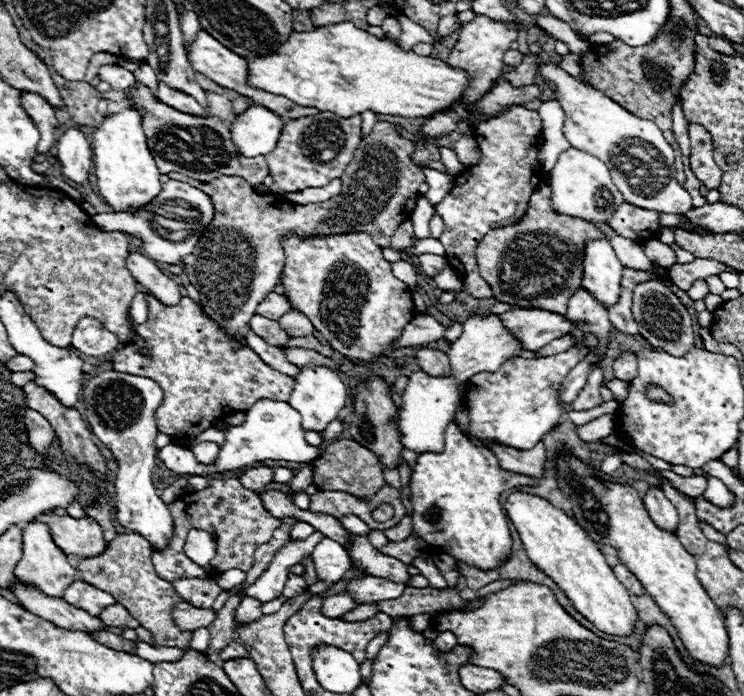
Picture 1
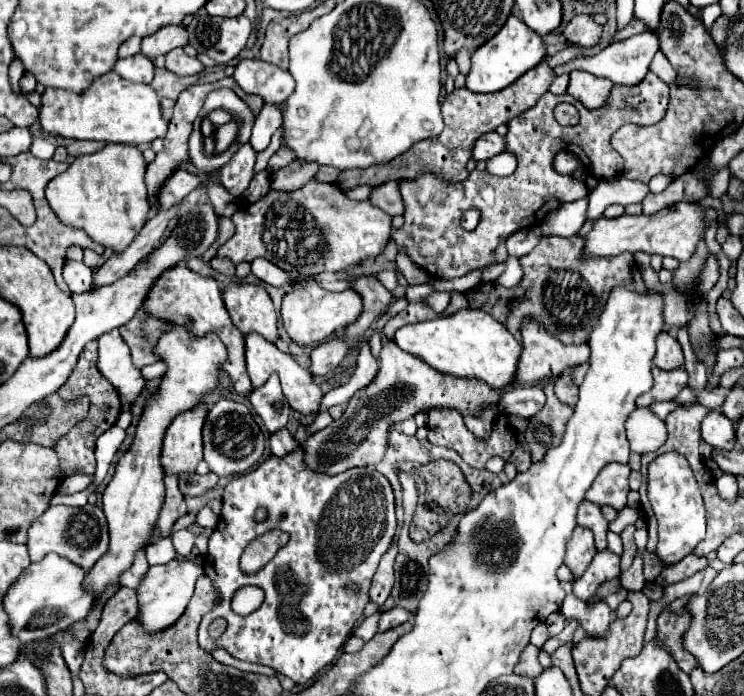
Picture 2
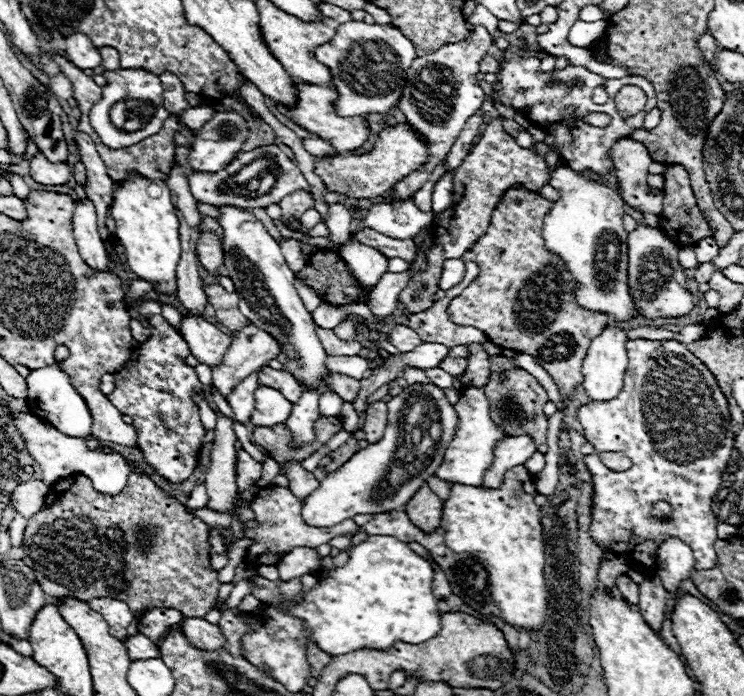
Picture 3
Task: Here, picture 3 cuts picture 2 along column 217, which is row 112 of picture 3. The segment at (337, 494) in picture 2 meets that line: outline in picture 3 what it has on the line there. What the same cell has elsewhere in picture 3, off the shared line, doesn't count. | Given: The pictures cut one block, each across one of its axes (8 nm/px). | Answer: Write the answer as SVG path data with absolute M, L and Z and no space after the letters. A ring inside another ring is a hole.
M506 54L506 60L502 60L502 72L500 72L500 90L498 96L504 104L510 104L516 110L524 110L528 120L536 126L540 126L544 132L552 132L556 136L556 146L562 148L562 156L564 156L564 164L570 166L576 172L596 172L596 174L606 174L608 170L612 170L612 162L610 162L610 148L620 140L620 138L628 138L630 132L638 126L642 126L644 116L648 114L648 110L656 108L656 92L652 88L652 84L646 78L638 78L638 76L630 76L630 78L618 78L618 80L604 80L584 68L574 68L574 66L566 66L564 70L556 72L554 76L560 80L558 86L546 86L546 82L552 78L552 72L538 72L540 66L540 58L536 56L518 56L518 54ZM604 84L608 88L608 102L606 104L594 104L592 102L592 90L596 86ZM622 86L638 86L644 90L646 94L646 106L642 112L638 112L636 116L630 118L622 118L616 110L614 98L618 94L618 90ZM590 112L606 112L612 116L610 126L606 128L594 128L584 124L584 116Z

